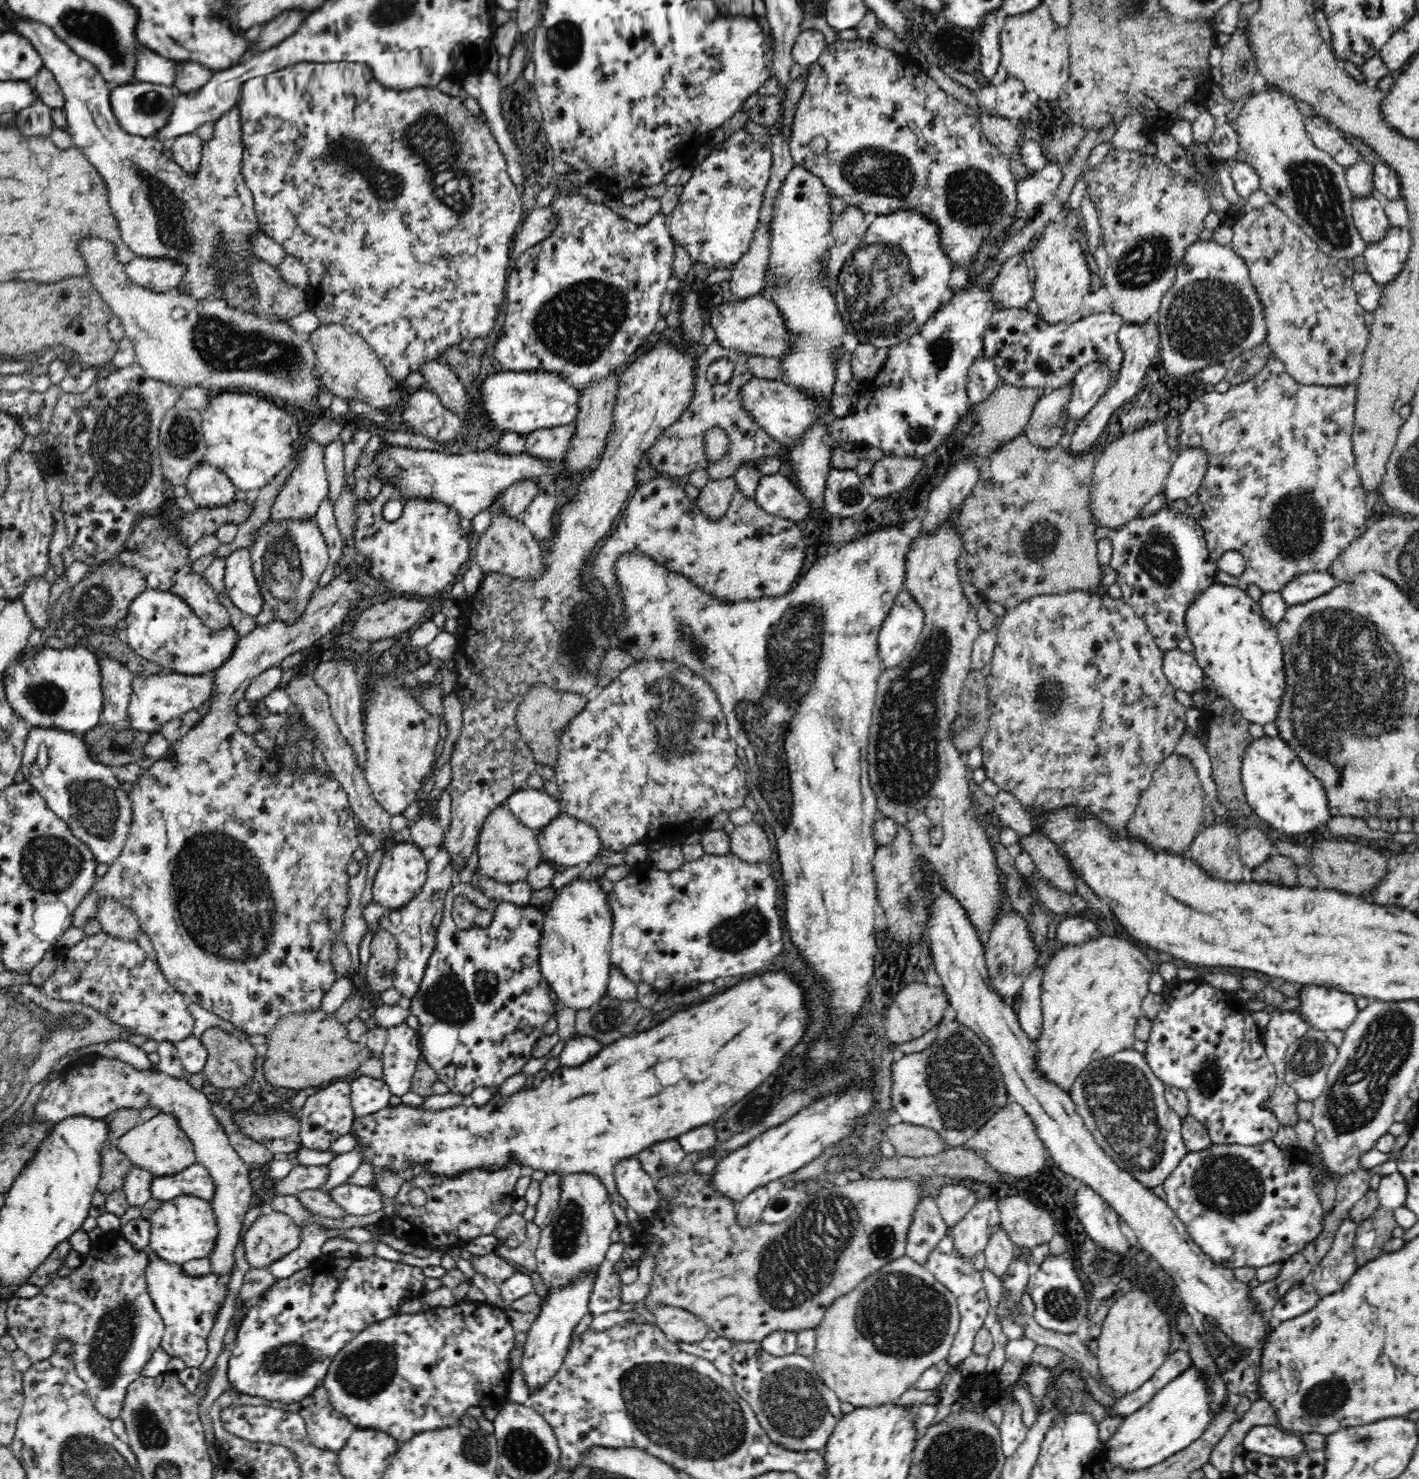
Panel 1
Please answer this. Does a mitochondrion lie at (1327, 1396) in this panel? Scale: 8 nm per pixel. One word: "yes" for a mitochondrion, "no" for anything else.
yes

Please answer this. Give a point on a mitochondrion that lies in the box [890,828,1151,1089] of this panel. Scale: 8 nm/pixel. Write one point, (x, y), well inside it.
(912, 906)

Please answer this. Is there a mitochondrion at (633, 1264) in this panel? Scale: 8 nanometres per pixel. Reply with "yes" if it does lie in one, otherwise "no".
no

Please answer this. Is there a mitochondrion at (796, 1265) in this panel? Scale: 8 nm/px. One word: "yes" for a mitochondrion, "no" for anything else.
yes

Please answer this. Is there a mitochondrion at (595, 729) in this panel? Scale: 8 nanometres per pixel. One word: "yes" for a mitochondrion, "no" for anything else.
no

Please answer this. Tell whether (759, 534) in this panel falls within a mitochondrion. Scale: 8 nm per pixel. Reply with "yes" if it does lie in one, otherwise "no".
no

